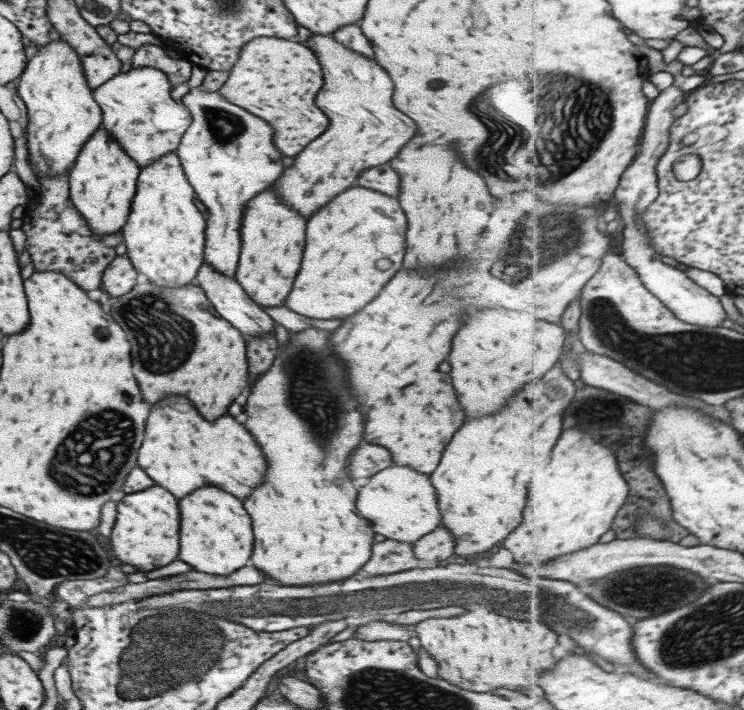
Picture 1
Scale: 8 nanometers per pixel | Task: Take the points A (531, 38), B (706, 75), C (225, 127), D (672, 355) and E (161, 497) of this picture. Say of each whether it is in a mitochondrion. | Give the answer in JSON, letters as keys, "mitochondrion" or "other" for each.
{"A":"other","B":"other","C":"mitochondrion","D":"mitochondrion","E":"other"}

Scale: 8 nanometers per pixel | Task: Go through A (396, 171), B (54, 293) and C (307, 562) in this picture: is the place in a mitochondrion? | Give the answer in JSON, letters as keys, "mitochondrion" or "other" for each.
{"A":"other","B":"other","C":"other"}

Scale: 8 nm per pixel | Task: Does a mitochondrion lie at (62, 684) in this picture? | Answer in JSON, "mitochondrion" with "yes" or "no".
{"mitochondrion":"no"}

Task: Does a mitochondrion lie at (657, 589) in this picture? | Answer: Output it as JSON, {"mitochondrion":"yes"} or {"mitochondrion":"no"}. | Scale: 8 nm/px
{"mitochondrion":"yes"}

